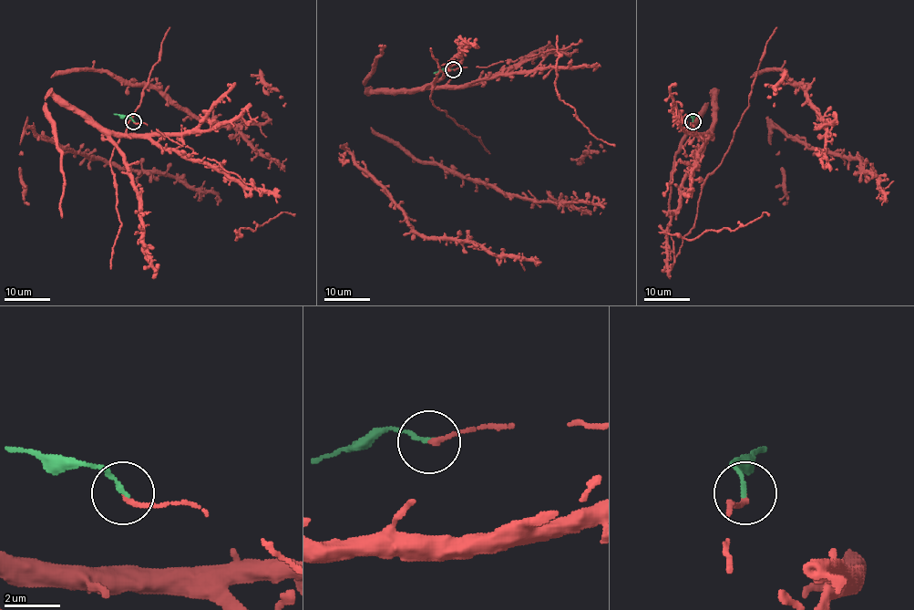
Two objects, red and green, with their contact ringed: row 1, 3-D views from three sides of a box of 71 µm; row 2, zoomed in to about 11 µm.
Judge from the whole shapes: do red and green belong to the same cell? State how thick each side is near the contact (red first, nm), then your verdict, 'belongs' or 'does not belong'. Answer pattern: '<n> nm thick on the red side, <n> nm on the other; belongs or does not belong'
160 nm thick on the red side, 150 nm on the other; does not belong

